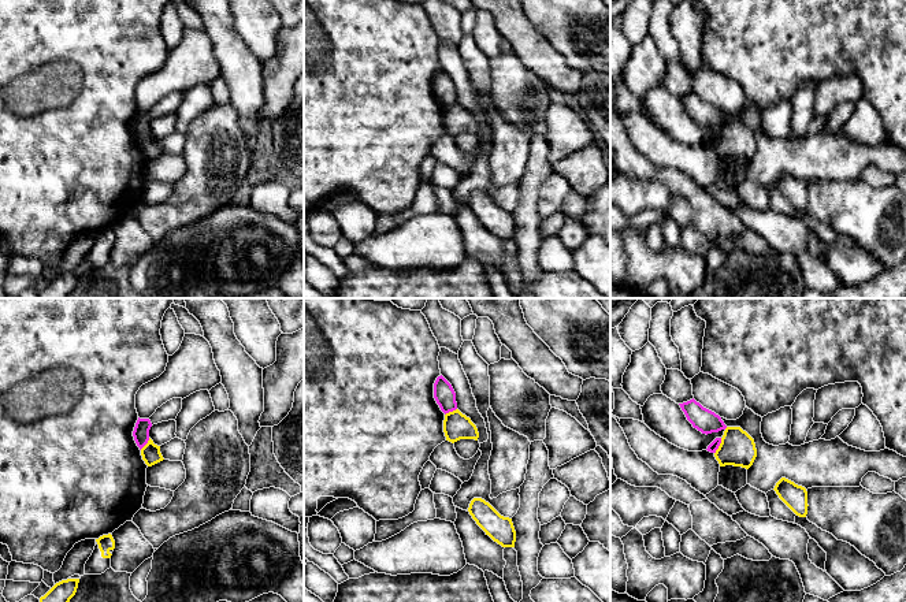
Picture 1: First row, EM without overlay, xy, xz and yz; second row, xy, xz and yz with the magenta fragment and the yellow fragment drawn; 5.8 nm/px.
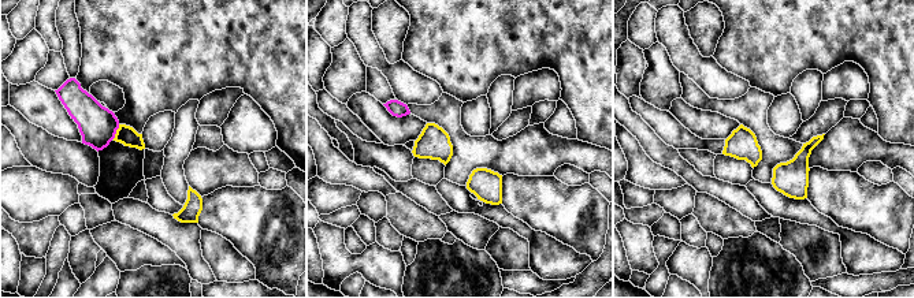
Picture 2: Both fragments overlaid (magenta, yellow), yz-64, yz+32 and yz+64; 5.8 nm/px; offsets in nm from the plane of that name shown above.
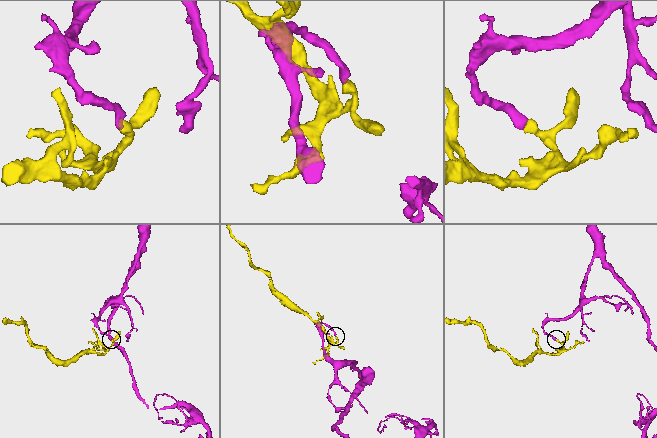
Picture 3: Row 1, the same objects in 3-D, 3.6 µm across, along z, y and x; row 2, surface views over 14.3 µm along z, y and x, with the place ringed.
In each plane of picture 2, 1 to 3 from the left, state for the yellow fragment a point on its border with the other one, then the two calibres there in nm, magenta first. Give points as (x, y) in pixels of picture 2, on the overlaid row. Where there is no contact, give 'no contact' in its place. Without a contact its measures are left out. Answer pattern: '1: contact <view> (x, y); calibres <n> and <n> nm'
1: contact yz-64 (115, 131); calibres 220 and 110 nm
2: no contact
3: no contact

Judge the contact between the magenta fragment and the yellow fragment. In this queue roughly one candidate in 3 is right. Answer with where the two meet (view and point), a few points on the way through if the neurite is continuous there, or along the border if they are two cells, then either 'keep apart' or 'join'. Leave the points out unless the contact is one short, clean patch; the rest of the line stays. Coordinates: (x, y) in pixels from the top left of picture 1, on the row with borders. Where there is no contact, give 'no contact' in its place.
contact yz (717, 446); border yz (721, 438), (715, 453); keep apart

